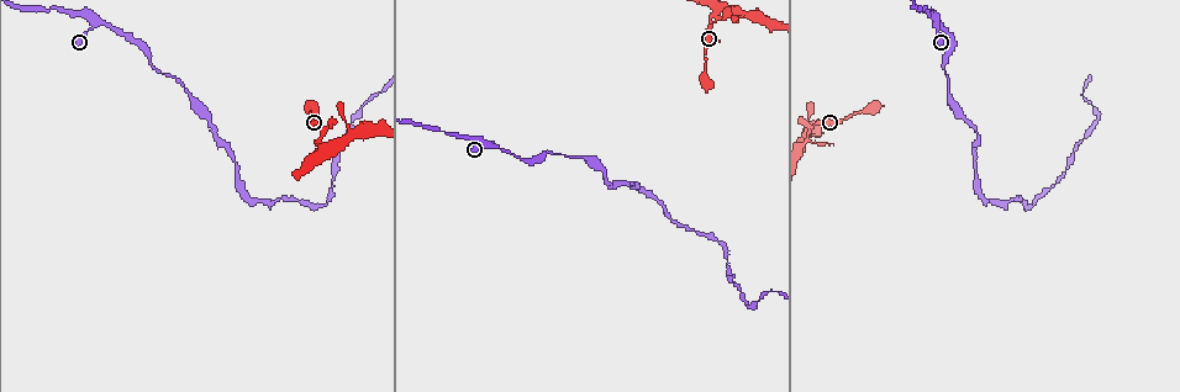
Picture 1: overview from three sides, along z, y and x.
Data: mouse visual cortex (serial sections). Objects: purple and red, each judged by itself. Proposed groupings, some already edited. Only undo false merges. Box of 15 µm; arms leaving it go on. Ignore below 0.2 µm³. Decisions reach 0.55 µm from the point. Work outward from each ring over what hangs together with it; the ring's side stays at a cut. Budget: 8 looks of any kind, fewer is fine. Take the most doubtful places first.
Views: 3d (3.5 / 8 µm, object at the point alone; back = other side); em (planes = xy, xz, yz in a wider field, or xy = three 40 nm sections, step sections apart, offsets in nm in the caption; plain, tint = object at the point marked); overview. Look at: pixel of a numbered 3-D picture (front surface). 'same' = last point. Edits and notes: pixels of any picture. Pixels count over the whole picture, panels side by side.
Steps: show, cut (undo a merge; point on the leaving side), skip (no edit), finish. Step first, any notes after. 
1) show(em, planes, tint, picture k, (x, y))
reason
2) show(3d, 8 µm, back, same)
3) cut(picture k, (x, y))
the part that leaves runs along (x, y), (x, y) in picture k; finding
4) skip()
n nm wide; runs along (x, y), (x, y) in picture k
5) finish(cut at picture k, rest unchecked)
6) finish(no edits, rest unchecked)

show(3d, 3.5 µm, picture 1, (807, 140))
abrupt turn

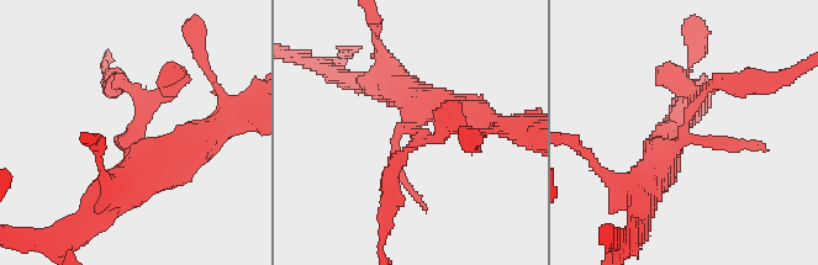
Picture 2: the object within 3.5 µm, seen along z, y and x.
show(em, xy, step 5, tint, picture 2, (685, 124))
shape alone is not enough

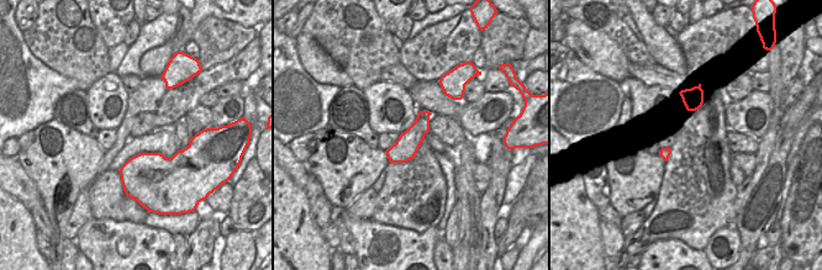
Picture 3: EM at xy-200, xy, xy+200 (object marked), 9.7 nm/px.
show(em, planes, tint, same)

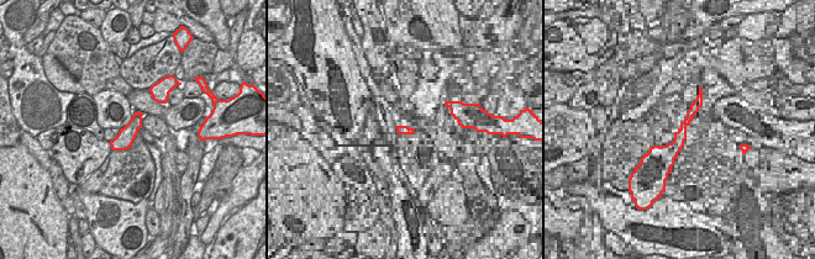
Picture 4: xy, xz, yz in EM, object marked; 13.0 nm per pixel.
skip()
runs along (389, 180), (420, 139), (416, 114), (464, 111) in picture 2; all the same cell

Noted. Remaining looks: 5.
show(3d, 3.5 µm, picture 1, (939, 18))
sharp bend

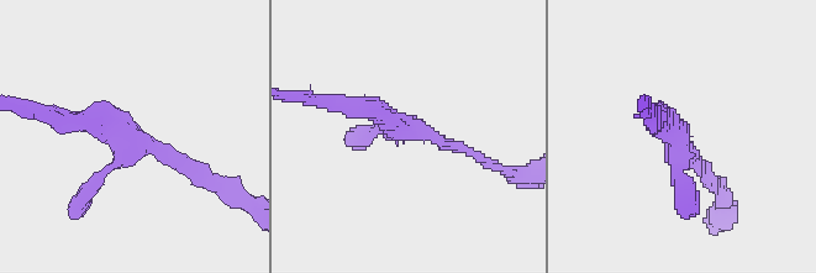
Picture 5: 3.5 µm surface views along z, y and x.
show(em, planes, tint, picture 5, (120, 139))

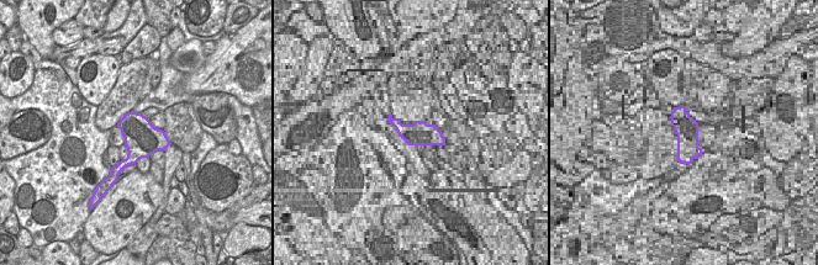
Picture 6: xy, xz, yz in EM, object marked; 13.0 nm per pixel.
show(em, xy, step 2, tint, same)

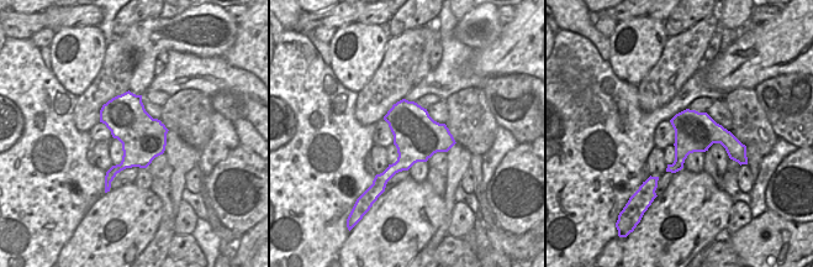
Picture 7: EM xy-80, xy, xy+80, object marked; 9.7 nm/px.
skip()
runs along (688, 201), (679, 137), (651, 117) in picture 5; one cell here

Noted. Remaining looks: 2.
show(em, planes, tint, picture 1, (944, 65))
thick turns thin

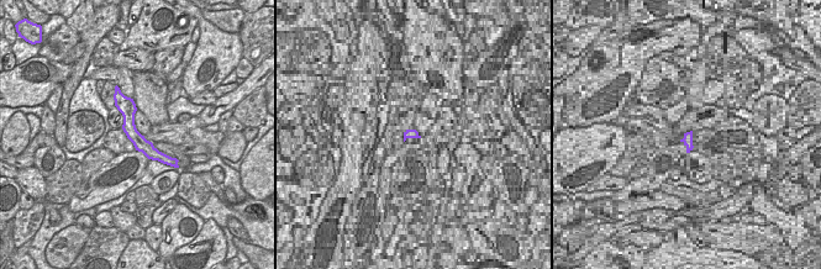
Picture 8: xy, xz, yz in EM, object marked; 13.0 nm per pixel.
show(3d, 3.5 µm, same)
see where the arms go

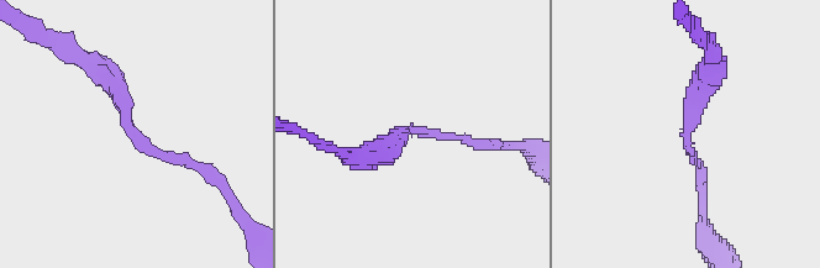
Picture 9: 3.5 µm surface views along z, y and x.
skip()
arms of 100, 300 nm; runs along (90, 64), (143, 145), (196, 167) in picture 9; one cell here

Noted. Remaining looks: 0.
finish(no edits, rest unchecked)

